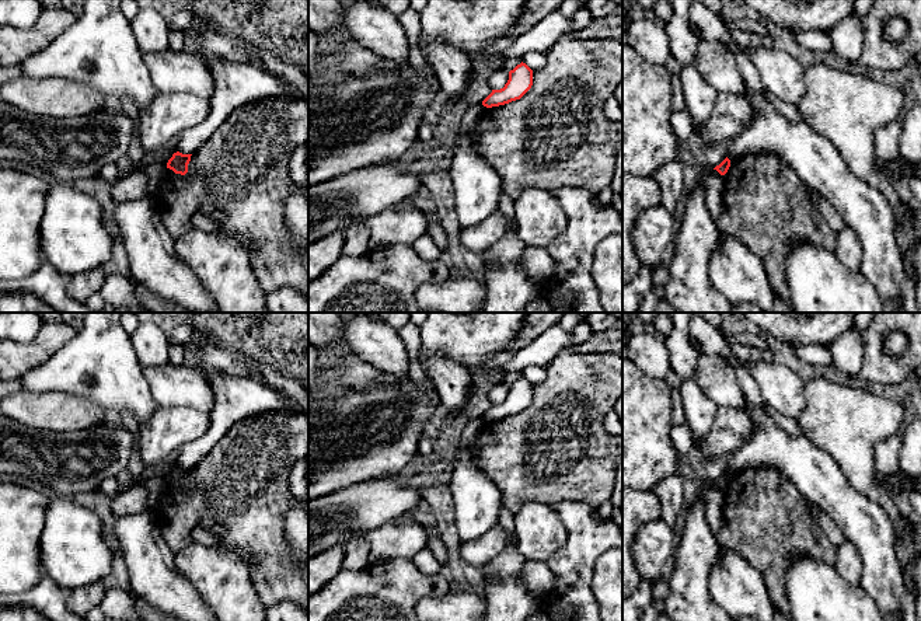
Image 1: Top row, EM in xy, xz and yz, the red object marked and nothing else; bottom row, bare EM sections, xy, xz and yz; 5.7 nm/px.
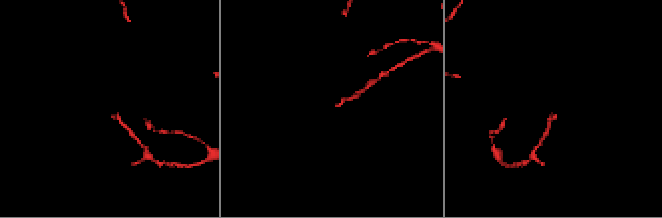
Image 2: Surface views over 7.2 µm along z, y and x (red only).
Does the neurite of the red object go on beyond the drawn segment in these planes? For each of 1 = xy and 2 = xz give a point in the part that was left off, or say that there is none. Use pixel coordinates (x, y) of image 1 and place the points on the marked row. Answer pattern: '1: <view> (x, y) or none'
1: none
2: none

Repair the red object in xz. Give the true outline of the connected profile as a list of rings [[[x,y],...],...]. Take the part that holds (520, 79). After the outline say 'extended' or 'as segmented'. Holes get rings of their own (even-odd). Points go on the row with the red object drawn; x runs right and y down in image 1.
[[[520,63],[509,71],[509,80],[500,90],[492,93],[482,101],[486,108],[499,107],[520,100],[533,86],[533,70]]]; as segmented

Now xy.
[[[179,151],[174,153],[167,163],[167,168],[172,170],[175,174],[185,175],[188,172],[188,164],[192,154],[182,154]]]; as segmented

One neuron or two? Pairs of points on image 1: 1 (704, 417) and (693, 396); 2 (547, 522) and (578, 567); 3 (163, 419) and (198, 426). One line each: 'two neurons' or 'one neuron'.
1: one neuron
2: two neurons
3: one neuron

